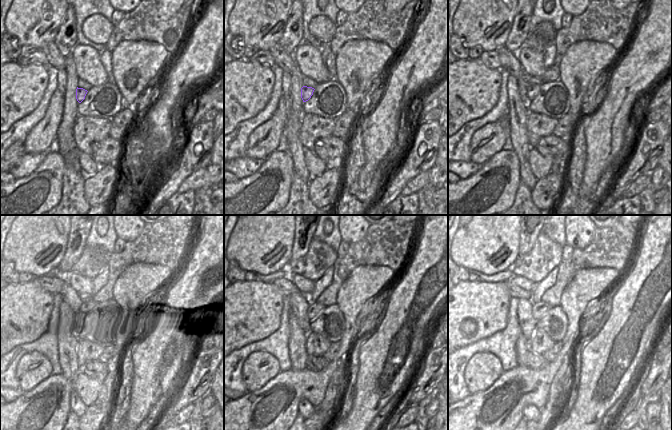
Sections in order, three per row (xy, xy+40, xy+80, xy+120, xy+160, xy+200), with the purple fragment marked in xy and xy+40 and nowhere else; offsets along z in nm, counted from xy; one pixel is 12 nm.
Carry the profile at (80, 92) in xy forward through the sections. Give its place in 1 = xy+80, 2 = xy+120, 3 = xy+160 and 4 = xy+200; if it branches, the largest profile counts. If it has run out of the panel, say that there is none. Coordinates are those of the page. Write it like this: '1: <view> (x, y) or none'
1: xy+80 (533, 90)
2: xy+120 (86, 312)
3: xy+160 (314, 310)
4: xy+200 (539, 309)

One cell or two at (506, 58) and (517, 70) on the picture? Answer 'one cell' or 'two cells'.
one cell

